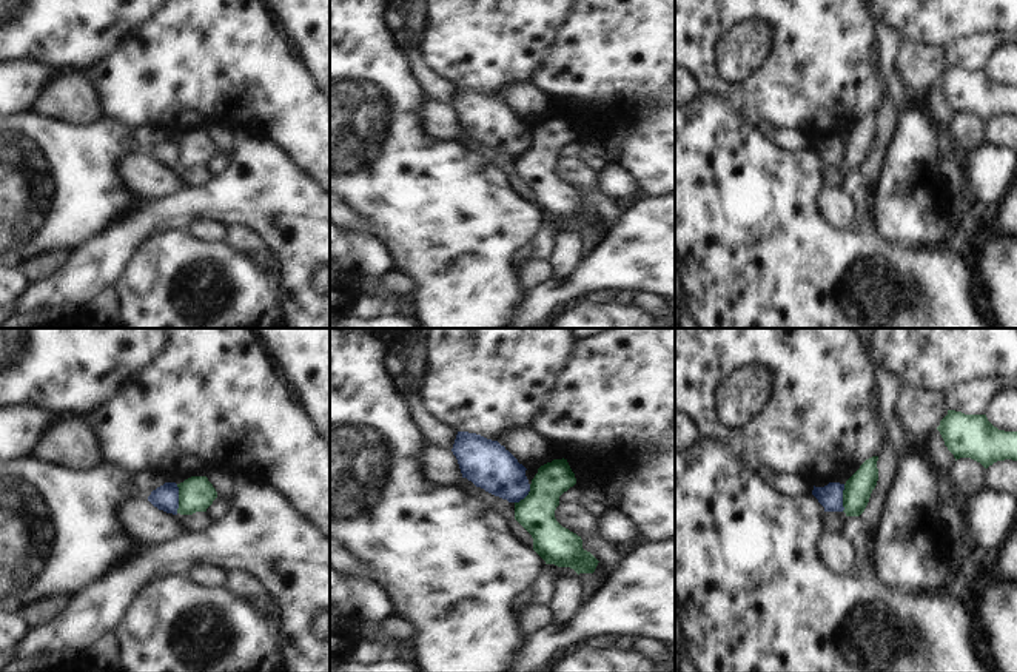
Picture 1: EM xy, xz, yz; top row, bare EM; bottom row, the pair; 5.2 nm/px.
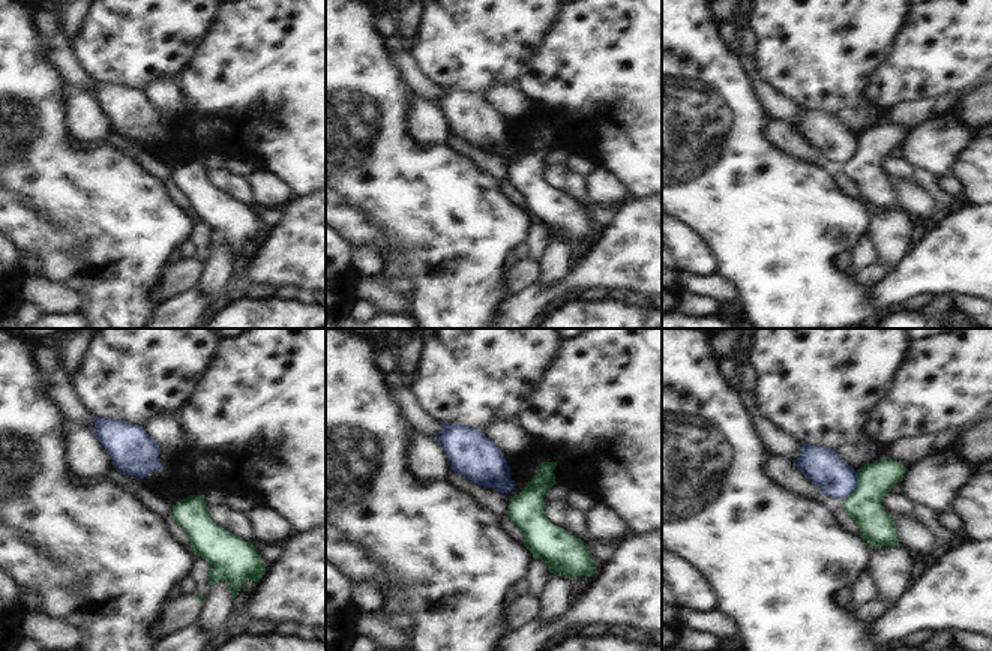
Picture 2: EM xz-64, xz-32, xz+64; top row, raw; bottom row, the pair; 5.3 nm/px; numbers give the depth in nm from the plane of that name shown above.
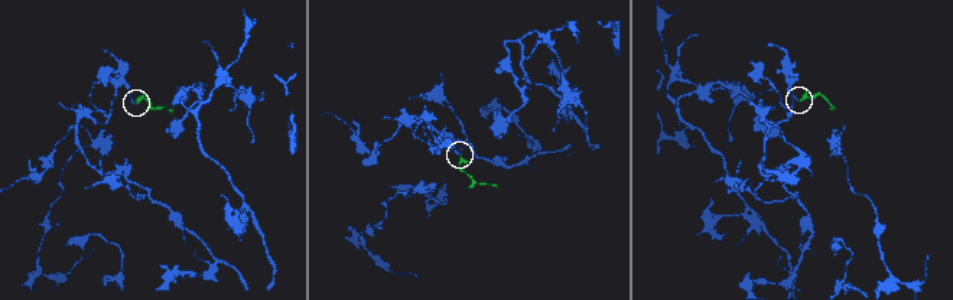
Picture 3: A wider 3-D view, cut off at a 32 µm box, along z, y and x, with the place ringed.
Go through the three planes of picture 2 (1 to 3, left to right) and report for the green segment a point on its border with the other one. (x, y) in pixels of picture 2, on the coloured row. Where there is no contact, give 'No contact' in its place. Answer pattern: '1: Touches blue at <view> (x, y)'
1: No contact
2: No contact
3: Touches blue at xz+64 (856, 486)

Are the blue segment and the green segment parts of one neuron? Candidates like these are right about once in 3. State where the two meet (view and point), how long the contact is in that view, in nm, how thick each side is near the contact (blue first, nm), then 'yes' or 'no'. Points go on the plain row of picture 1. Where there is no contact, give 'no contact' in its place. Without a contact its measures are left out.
xy (177, 153) | 150 nm | 130/190 nm | no

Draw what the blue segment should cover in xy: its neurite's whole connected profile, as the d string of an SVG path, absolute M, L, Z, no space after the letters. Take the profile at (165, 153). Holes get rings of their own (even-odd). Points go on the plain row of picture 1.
M165 137L163 140L157 142L148 151L148 156L163 165L166 168L177 170L179 163L179 142L176 137Z

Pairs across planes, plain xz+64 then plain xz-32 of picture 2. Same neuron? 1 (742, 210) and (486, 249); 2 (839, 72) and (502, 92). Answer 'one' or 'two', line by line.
1: one
2: two

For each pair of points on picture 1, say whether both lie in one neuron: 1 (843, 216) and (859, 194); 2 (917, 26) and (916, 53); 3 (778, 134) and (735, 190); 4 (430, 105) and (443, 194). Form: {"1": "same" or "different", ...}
{"1": "different", "2": "different", "3": "different", "4": "different"}

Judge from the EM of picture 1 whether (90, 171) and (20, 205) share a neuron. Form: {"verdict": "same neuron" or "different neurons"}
{"verdict": "same neuron"}

